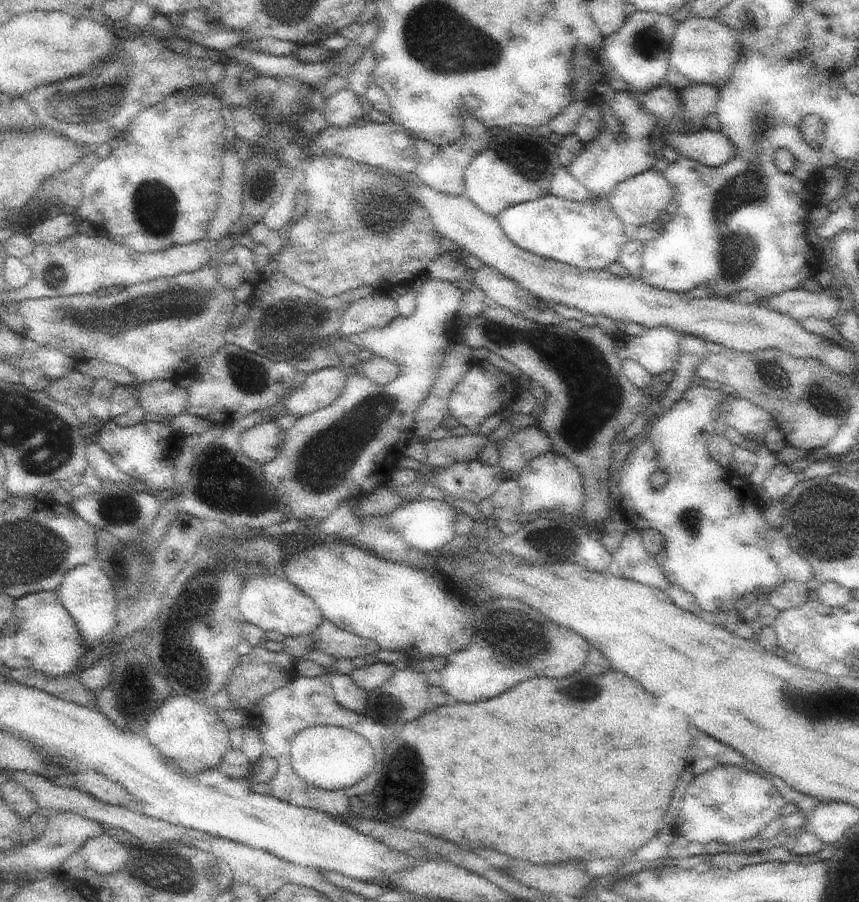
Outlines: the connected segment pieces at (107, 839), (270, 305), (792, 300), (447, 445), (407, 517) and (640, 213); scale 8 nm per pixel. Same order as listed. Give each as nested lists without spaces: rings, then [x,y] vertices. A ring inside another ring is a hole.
[[[108,832],[90,838],[79,850],[89,868],[96,870],[104,877],[119,871],[129,855],[129,847],[116,840]]]
[[[270,266],[261,274],[248,302],[250,318],[241,326],[228,329],[225,339],[228,343],[270,360],[296,365],[305,355],[310,354],[312,347],[340,334],[342,315],[349,304],[376,293],[368,286],[355,288],[340,296],[325,297]]]
[[[825,286],[820,293],[806,289],[788,289],[769,297],[766,304],[768,308],[791,316],[798,322],[809,316],[829,321],[840,310],[841,299],[830,295]]]
[[[465,432],[462,437],[443,439],[425,438],[427,462],[435,467],[447,469],[456,463],[470,462],[478,458],[488,443],[488,436]]]
[[[426,498],[426,500],[406,502],[406,504],[386,515],[389,516],[393,529],[413,547],[423,551],[433,551],[442,549],[448,542],[454,540],[457,535],[456,524],[458,524],[459,513],[462,513],[461,509],[446,501]]]
[[[650,168],[618,184],[607,203],[624,226],[639,227],[659,222],[672,200],[674,193],[671,184],[662,173]]]

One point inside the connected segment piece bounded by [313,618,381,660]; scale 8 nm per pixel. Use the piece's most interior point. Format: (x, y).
(330, 639)

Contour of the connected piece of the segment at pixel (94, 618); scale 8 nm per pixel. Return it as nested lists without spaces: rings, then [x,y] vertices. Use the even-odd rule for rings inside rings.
[[[98,559],[91,560],[87,565],[82,565],[66,573],[61,582],[58,592],[64,608],[68,610],[70,616],[76,621],[82,638],[90,645],[94,646],[104,636],[115,632],[119,623],[116,617],[117,596],[115,586],[111,578],[102,570]]]

